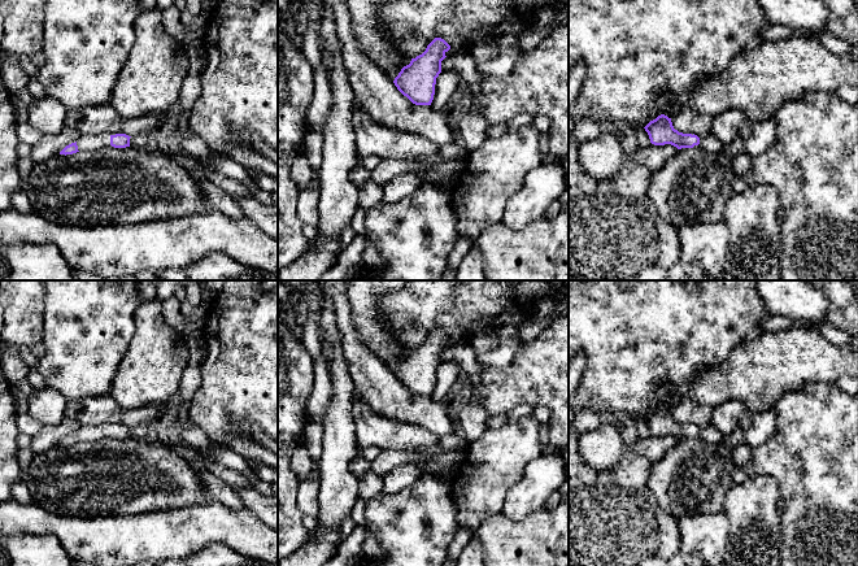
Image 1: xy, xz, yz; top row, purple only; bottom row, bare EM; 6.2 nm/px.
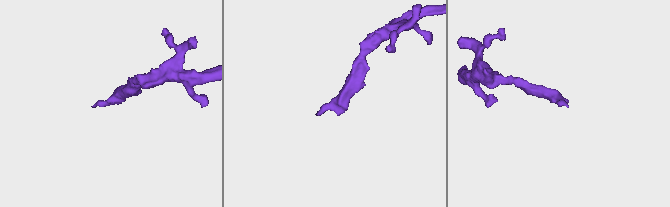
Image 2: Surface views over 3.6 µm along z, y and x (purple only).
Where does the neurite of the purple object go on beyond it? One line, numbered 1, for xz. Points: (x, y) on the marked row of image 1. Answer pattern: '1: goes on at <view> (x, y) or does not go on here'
1: does not go on here

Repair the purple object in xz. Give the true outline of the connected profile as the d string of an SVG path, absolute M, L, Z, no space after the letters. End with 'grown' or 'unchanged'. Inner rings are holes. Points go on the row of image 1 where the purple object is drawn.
M435 38L422 55L401 69L393 80L397 90L415 105L431 105L441 61L449 49L444 39Z; unchanged

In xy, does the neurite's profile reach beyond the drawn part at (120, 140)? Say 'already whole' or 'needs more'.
needs more

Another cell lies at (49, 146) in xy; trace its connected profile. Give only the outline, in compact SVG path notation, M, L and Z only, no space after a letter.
M67 126L55 135L43 134L39 144L32 148L32 162L38 164L58 154L66 145L78 142L79 136L75 129Z

